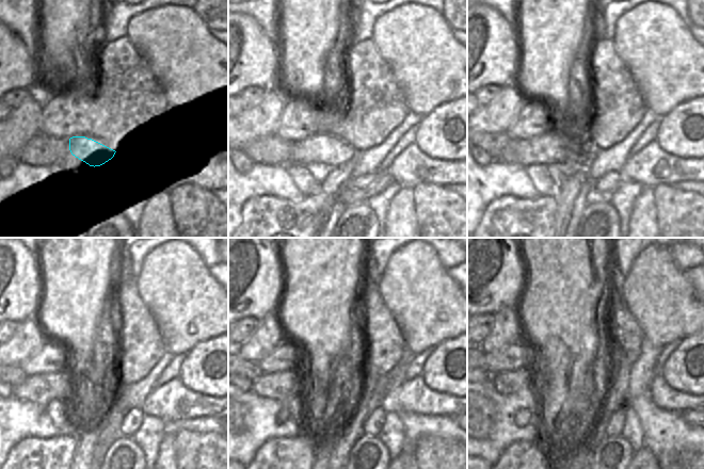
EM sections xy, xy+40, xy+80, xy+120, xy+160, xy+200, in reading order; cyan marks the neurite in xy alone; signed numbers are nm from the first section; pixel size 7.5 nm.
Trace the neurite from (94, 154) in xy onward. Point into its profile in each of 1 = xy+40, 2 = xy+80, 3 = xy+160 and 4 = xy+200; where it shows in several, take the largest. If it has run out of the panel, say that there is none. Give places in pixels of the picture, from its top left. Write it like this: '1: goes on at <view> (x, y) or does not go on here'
1: goes on at xy+40 (326, 149)
2: goes on at xy+80 (548, 148)
3: goes on at xy+160 (280, 386)
4: goes on at xy+200 (508, 383)

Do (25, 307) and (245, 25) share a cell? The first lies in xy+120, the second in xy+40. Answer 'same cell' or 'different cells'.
same cell

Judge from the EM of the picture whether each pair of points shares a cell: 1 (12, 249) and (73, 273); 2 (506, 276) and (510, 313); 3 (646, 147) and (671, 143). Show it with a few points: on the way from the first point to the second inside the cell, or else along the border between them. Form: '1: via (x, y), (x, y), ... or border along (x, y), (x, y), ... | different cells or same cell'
1: border along (38, 255), (42, 268), (42, 282), (44, 285) | different cells
2: border along (515, 302), (511, 302), (494, 313) | different cells
3: border along (660, 120), (658, 145), (681, 157) | different cells

